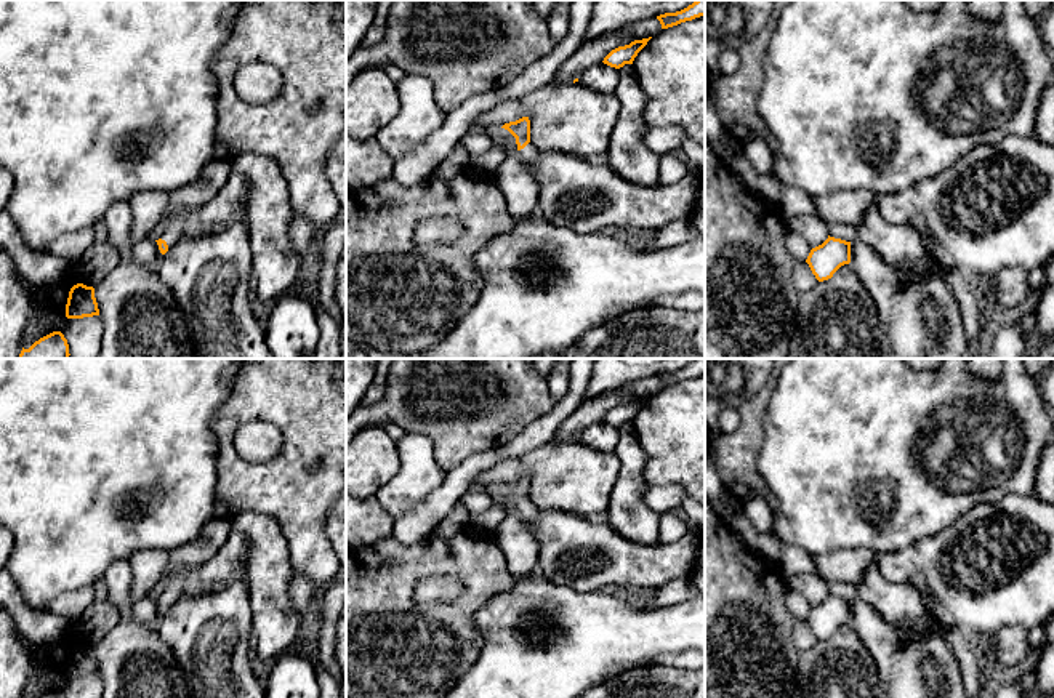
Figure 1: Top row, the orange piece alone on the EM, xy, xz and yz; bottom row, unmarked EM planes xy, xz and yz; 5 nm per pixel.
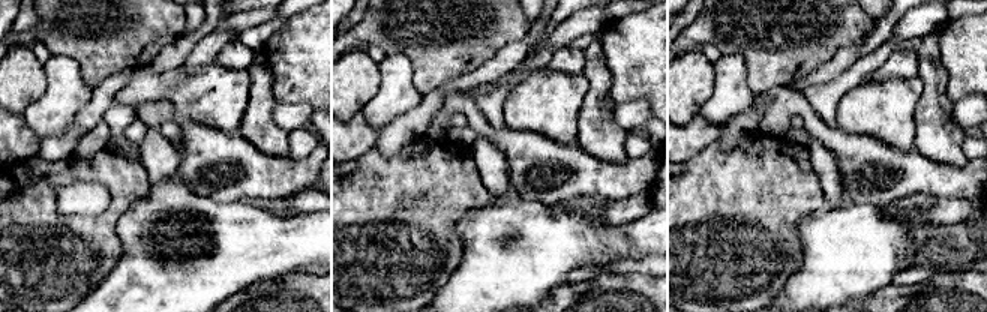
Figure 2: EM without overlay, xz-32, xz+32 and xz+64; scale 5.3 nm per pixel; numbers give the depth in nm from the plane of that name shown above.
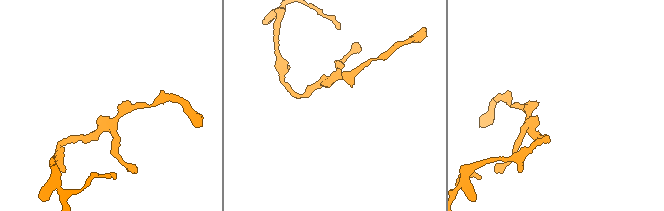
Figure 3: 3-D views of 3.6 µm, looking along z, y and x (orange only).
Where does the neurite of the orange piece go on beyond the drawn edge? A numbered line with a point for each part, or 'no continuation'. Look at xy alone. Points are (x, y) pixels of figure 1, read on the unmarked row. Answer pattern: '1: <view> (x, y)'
1: xy (178, 585)

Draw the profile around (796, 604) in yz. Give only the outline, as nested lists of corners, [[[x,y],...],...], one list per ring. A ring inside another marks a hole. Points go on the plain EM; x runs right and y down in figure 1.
[[[788,583],[785,591],[785,605],[796,620],[806,620],[812,608],[811,604]]]

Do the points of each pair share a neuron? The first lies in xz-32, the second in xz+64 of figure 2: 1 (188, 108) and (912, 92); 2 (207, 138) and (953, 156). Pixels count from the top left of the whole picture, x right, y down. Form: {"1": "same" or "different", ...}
{"1": "same", "2": "different"}

